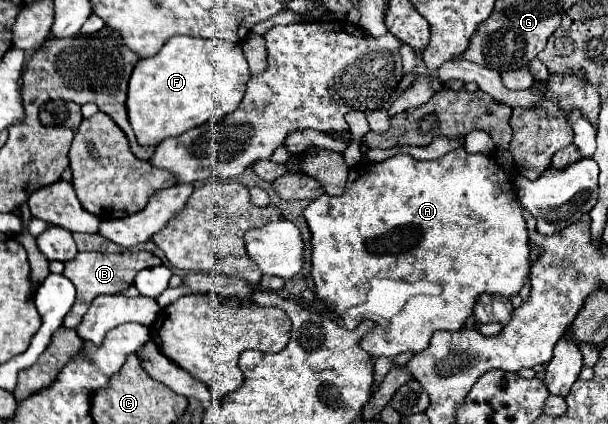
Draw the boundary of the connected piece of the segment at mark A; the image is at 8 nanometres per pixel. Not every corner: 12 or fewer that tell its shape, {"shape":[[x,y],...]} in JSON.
{"shape":[[459,147],[303,215],[317,297],[423,351],[531,269],[513,183]]}

